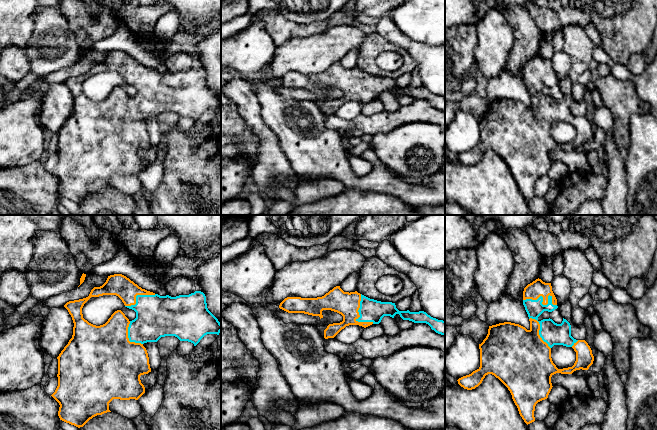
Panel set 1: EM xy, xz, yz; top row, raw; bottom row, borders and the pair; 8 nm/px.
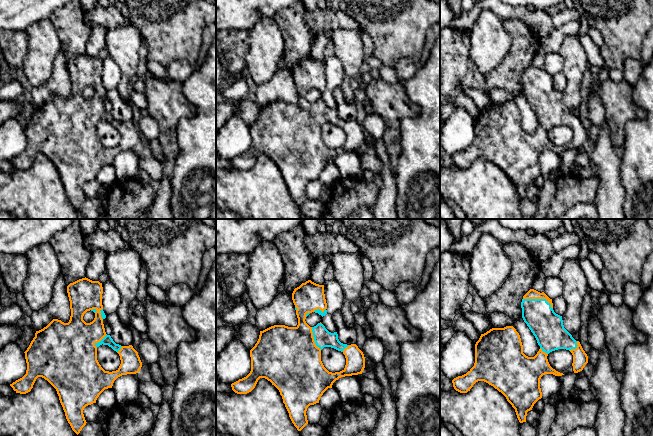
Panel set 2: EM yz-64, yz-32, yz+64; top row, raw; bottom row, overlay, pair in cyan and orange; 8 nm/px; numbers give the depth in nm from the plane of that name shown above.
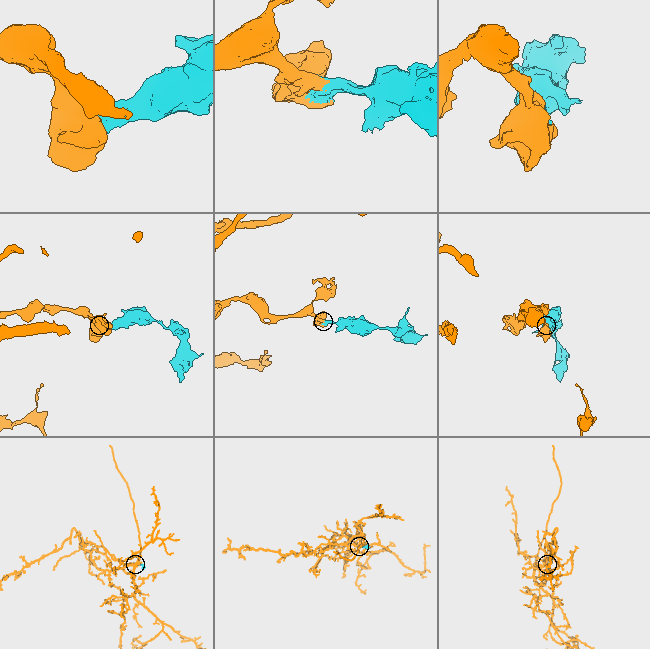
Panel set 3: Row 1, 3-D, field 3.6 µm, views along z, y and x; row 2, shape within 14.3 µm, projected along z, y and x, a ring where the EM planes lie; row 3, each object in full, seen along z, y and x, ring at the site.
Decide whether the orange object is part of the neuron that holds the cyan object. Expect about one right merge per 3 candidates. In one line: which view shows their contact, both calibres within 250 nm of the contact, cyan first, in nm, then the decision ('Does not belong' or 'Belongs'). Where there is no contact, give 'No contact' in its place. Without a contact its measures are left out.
Touches cyan in yz. Thickness 170 nm (cyan) against 140 nm. Belongs

